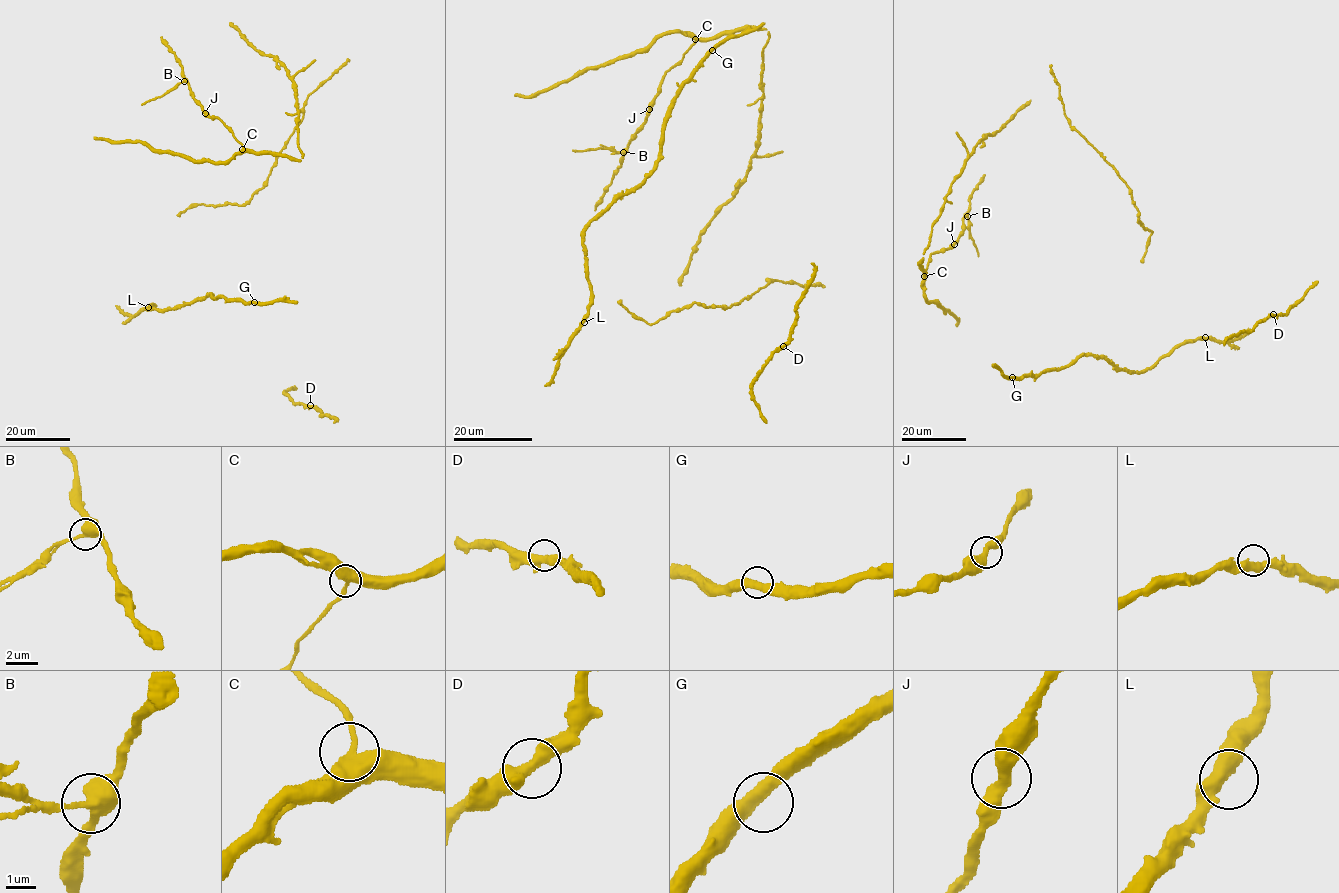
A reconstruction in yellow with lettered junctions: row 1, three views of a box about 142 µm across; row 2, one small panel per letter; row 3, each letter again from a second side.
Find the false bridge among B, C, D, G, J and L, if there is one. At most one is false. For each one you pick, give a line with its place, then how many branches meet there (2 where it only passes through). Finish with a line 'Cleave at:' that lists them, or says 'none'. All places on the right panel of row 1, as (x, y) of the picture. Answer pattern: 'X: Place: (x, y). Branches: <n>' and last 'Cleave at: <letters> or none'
B: Place: (967, 216). Branches: 3
Cleave at: B

